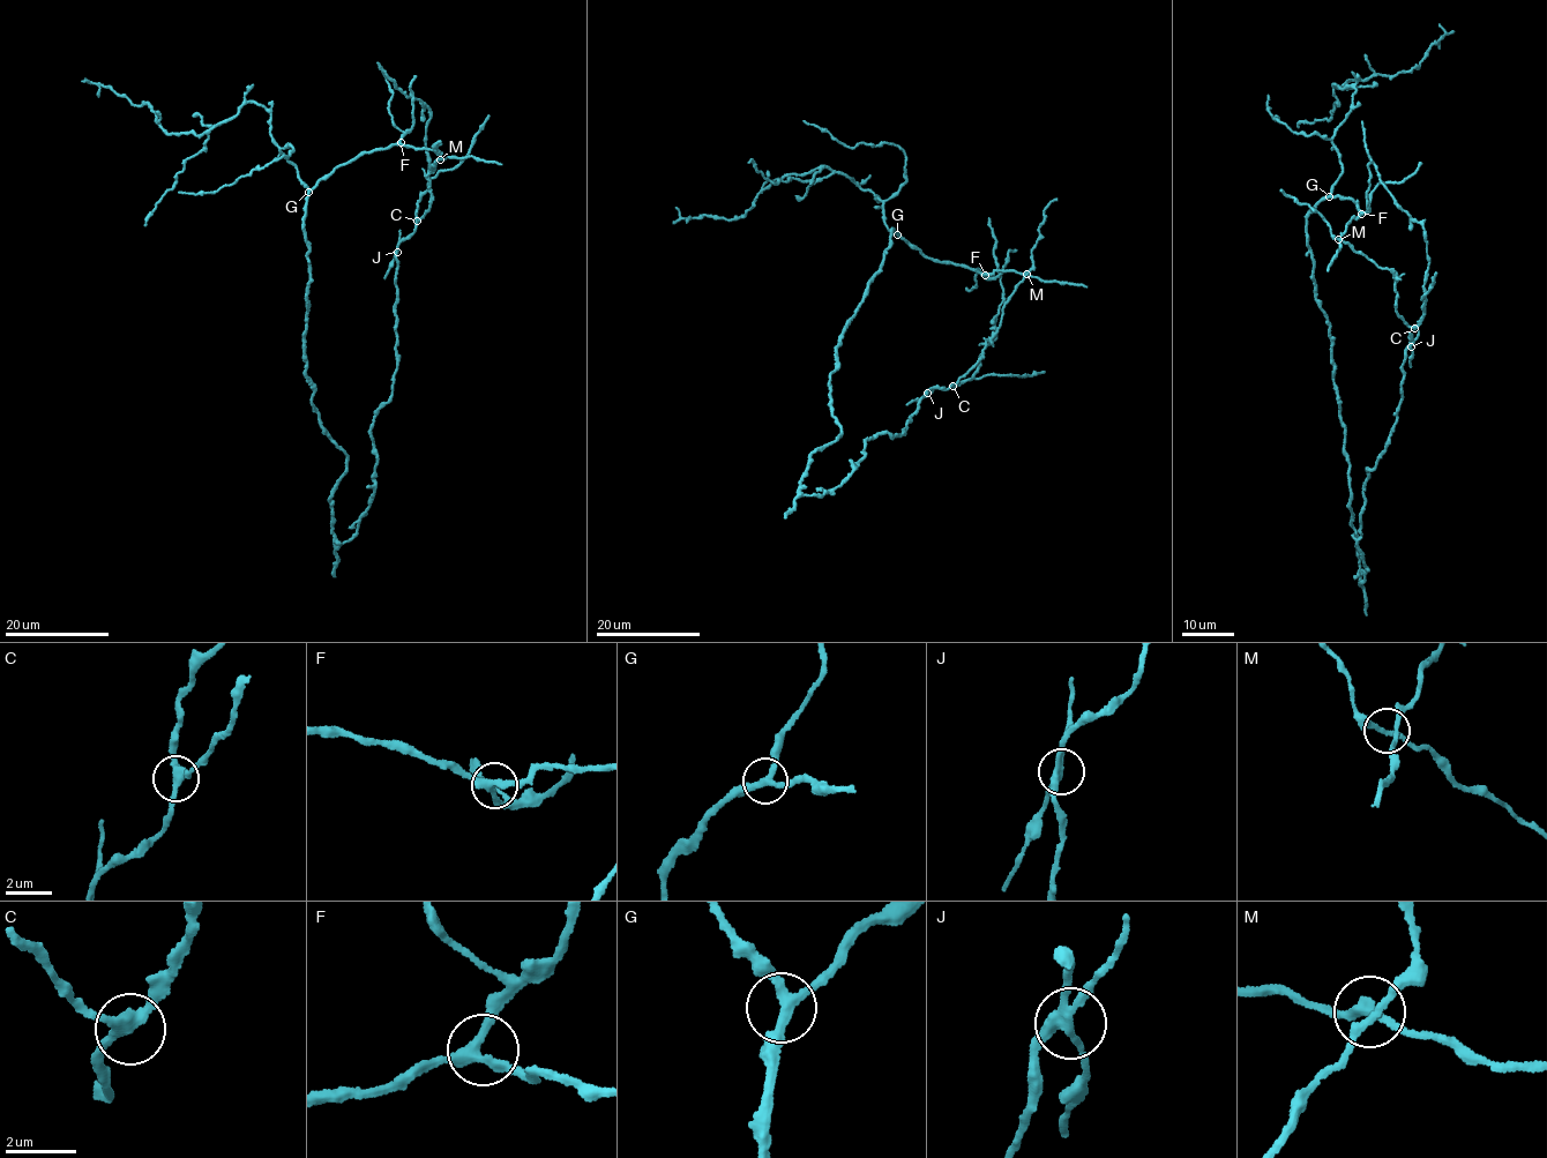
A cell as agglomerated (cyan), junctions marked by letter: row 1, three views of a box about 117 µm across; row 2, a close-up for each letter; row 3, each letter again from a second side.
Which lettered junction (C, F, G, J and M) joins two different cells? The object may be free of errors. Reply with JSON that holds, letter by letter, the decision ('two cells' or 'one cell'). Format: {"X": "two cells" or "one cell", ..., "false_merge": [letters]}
{"C": "one cell", "F": "one cell", "G": "one cell", "J": "two cells", "M": "one cell", "false_merge": ["J"]}

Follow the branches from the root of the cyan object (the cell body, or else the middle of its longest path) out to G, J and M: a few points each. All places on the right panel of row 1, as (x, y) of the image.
G: (1361, 211), (1358, 201), (1329, 196)
J: (1361, 211), (1346, 224), (1339, 239), (1394, 273), (1396, 314), (1412, 327), (1411, 348)
M: (1361, 211), (1346, 224), (1338, 239)

